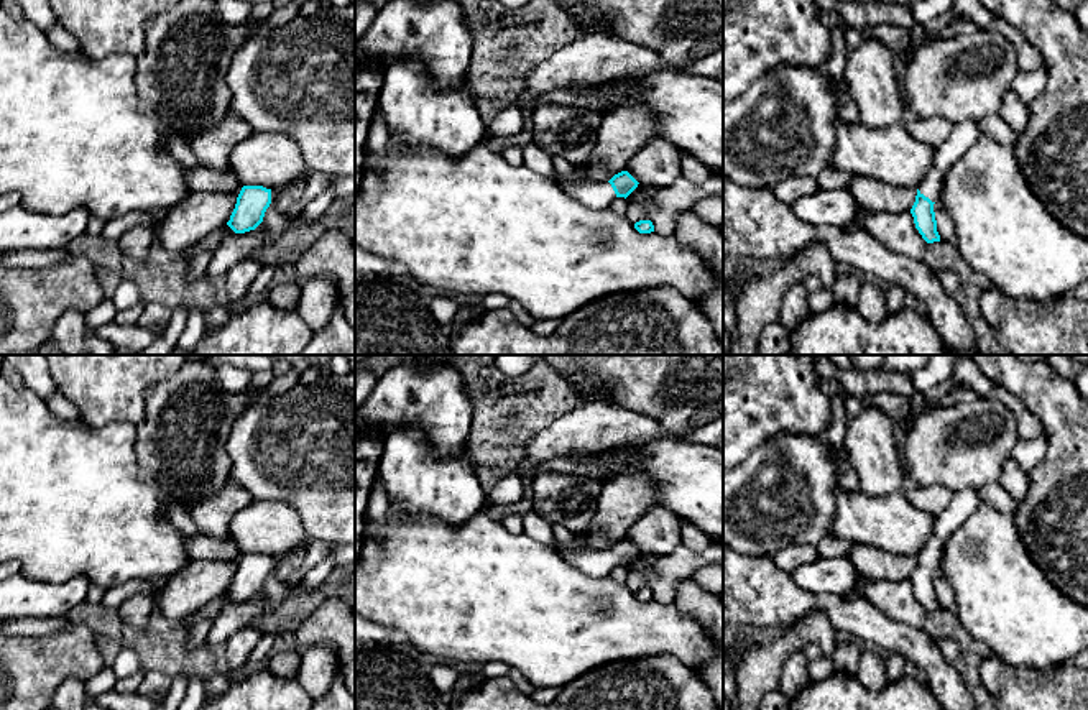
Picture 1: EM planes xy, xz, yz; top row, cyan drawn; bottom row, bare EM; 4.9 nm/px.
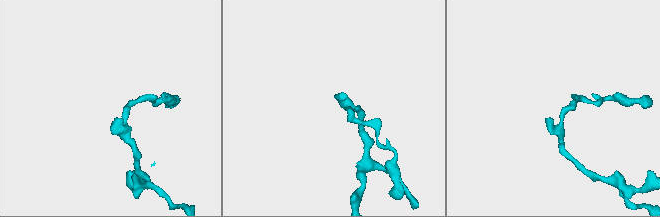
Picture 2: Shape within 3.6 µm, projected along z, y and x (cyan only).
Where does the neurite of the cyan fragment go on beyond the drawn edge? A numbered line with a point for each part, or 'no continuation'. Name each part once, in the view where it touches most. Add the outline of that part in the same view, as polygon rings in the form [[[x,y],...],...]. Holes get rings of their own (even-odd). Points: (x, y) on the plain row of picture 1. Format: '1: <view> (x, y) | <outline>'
1: yz (965, 502) | [[[973,488],[955,491],[950,505],[935,516],[932,532],[924,549],[917,554],[920,562],[929,565],[932,570],[937,570],[942,565],[948,539],[980,506],[980,503],[980,495]]]

